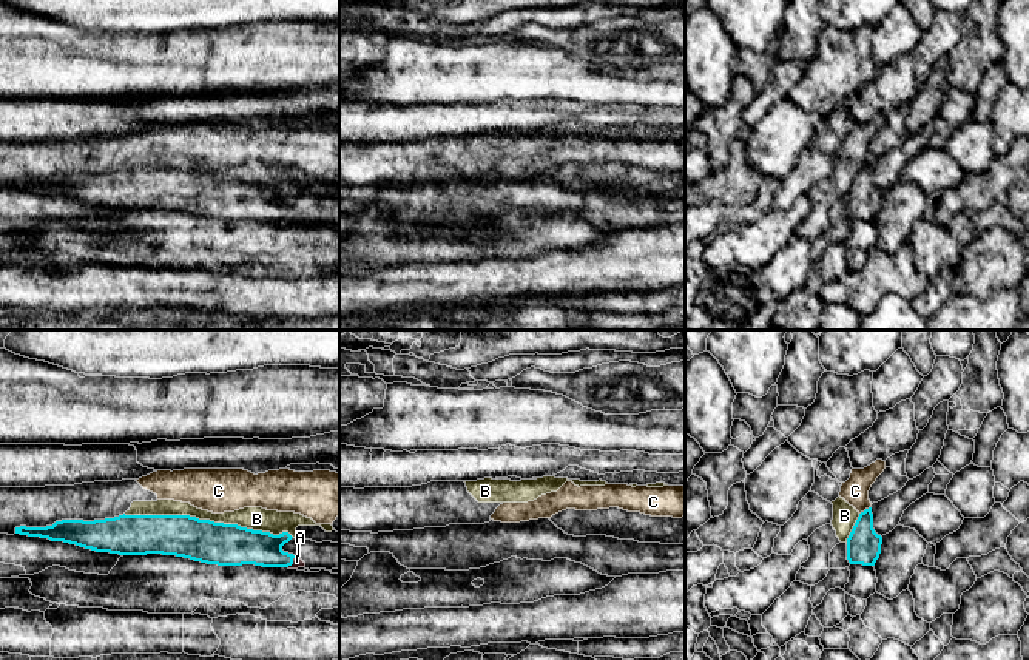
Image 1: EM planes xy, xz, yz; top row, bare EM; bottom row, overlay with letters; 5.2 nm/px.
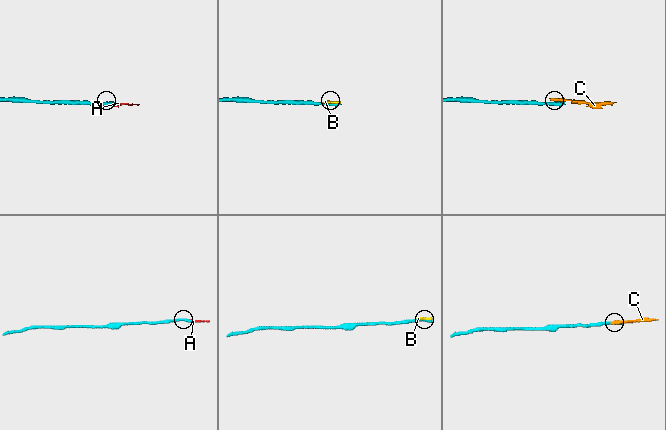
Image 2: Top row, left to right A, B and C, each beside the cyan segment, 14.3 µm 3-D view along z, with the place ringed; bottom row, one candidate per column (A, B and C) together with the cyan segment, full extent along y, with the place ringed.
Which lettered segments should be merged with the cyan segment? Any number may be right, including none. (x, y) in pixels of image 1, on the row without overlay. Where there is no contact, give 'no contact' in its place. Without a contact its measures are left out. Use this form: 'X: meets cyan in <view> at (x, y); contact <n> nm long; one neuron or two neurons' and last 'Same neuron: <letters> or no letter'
A: meets cyan in xy at (292, 218); contact 70 nm long; one neuron
B: meets cyan in xy at (209, 175); contact 900 nm long; two neurons
C: meets cyan in yz at (866, 164); contact 70 nm long; two neurons
Same neuron: A

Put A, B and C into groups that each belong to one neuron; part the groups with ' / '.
A / B C

